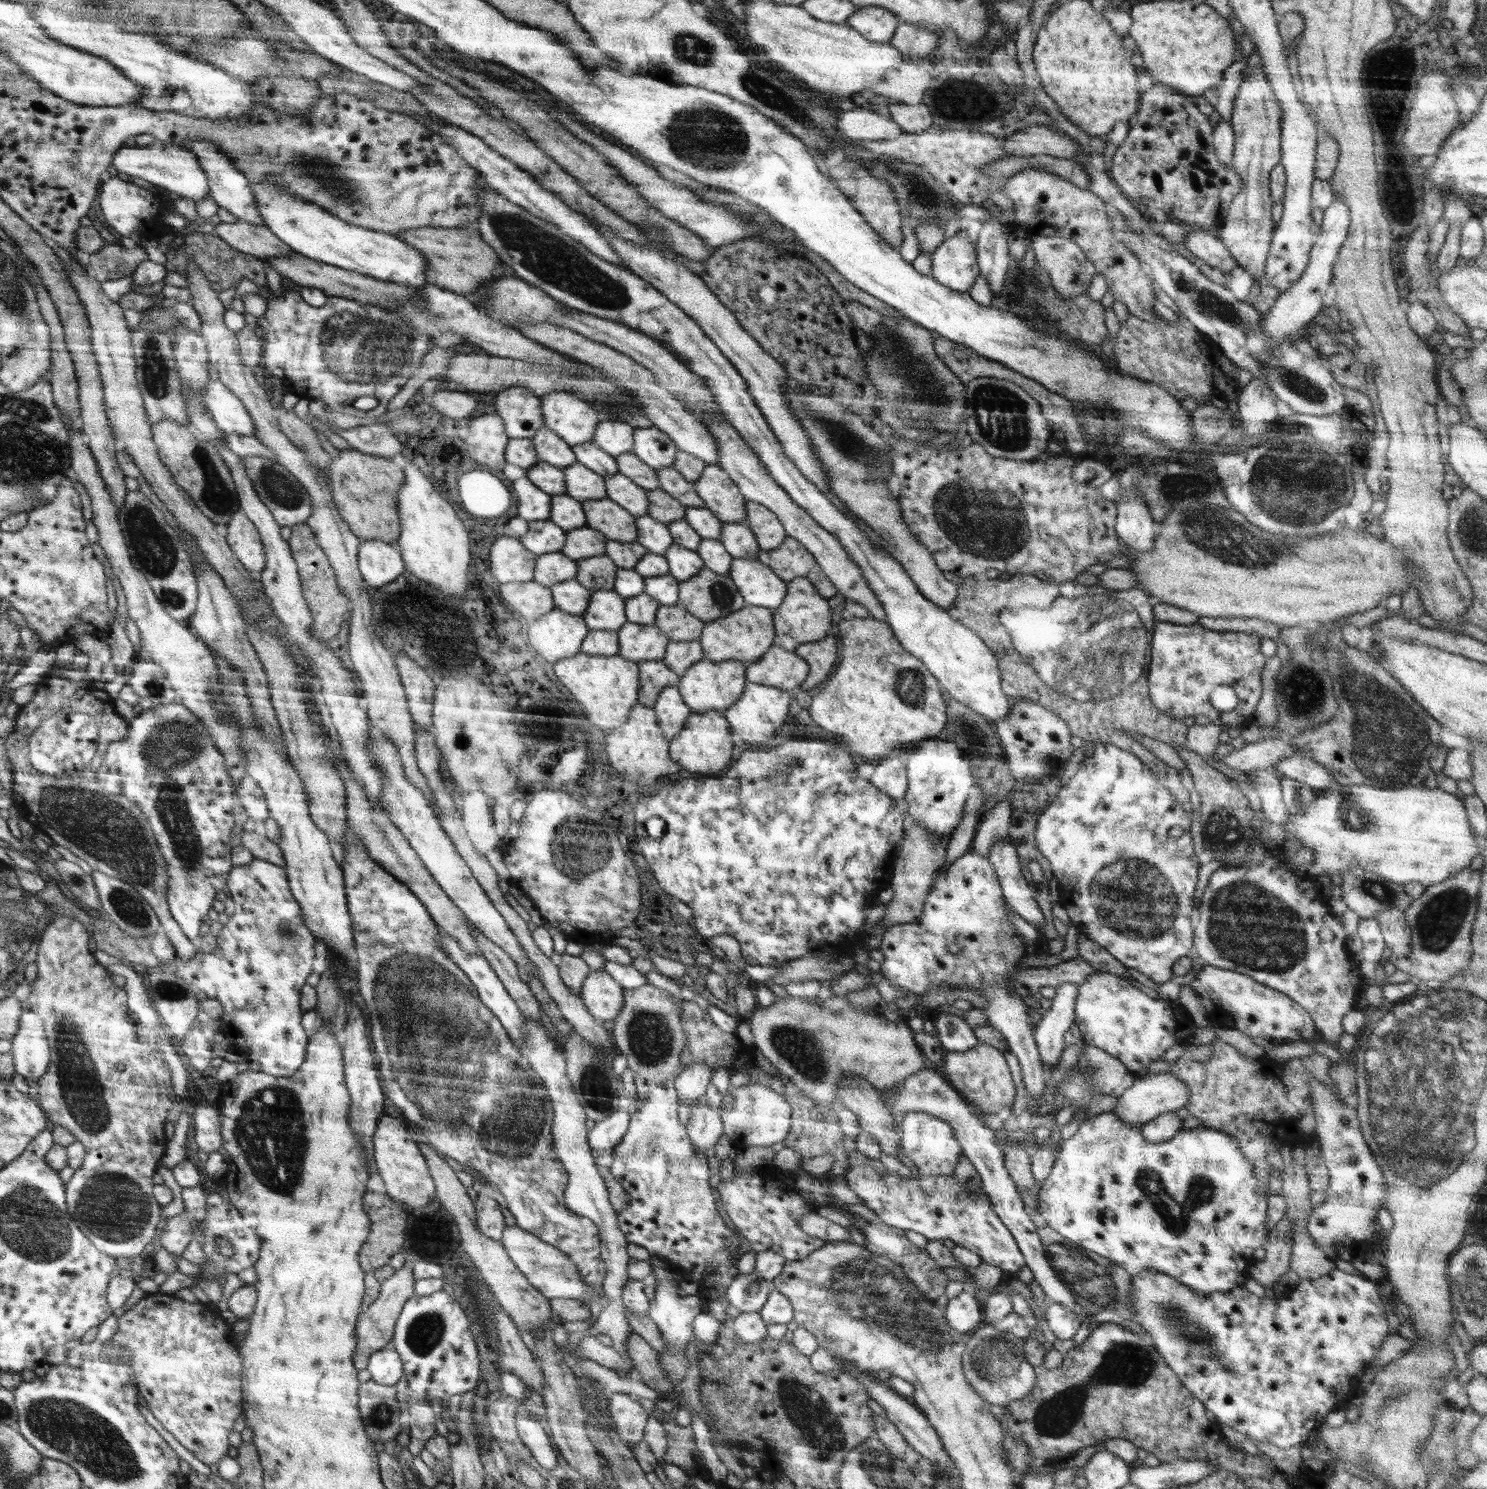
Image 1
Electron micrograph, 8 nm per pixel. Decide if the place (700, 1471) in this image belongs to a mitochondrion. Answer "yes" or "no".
no

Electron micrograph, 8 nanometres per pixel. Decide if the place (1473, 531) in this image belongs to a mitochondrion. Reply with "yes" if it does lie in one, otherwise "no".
yes

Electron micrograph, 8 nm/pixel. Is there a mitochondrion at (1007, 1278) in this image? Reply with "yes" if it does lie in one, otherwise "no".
no

